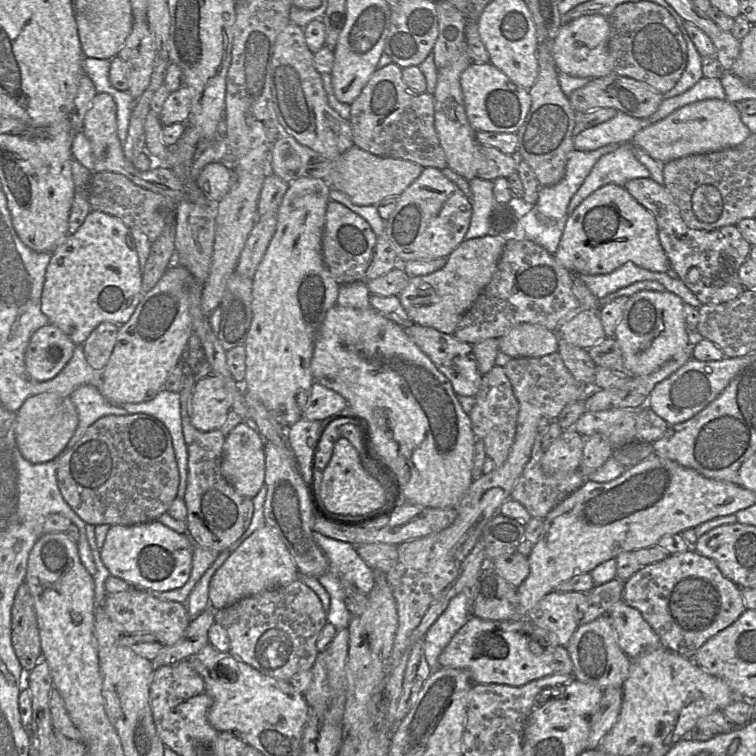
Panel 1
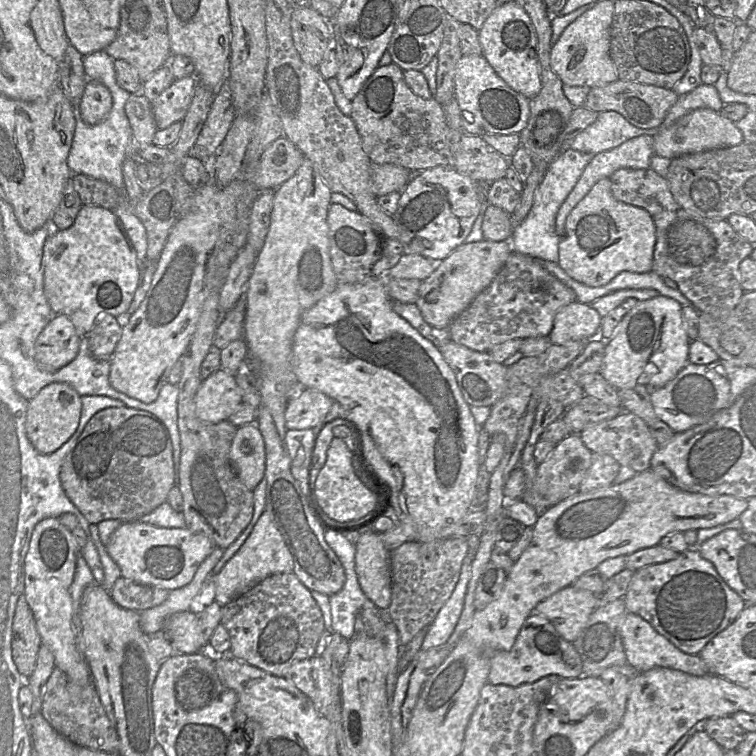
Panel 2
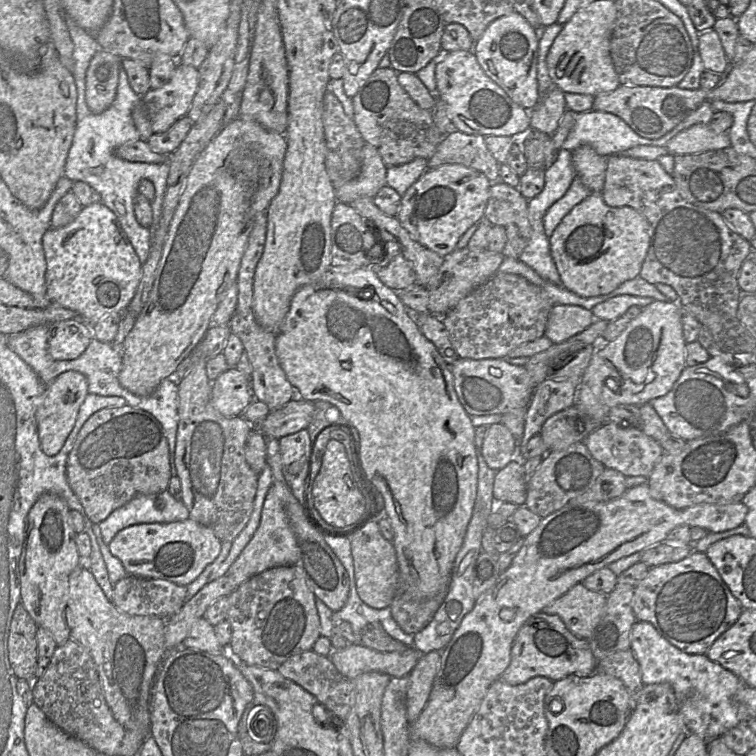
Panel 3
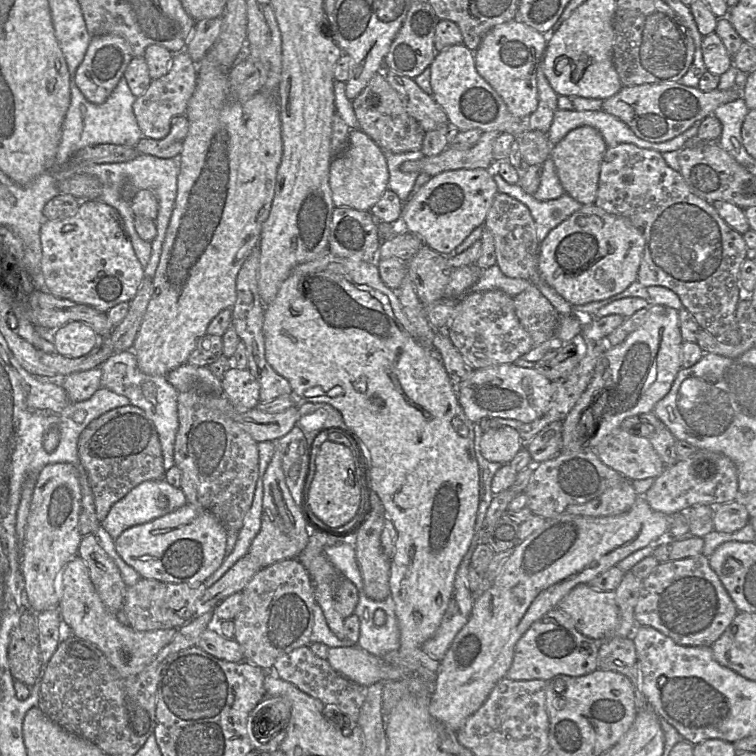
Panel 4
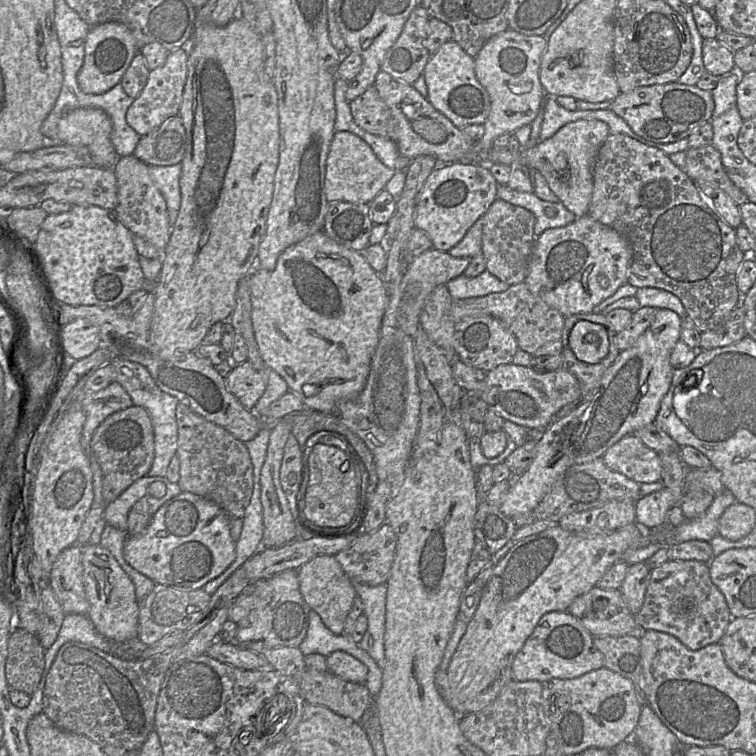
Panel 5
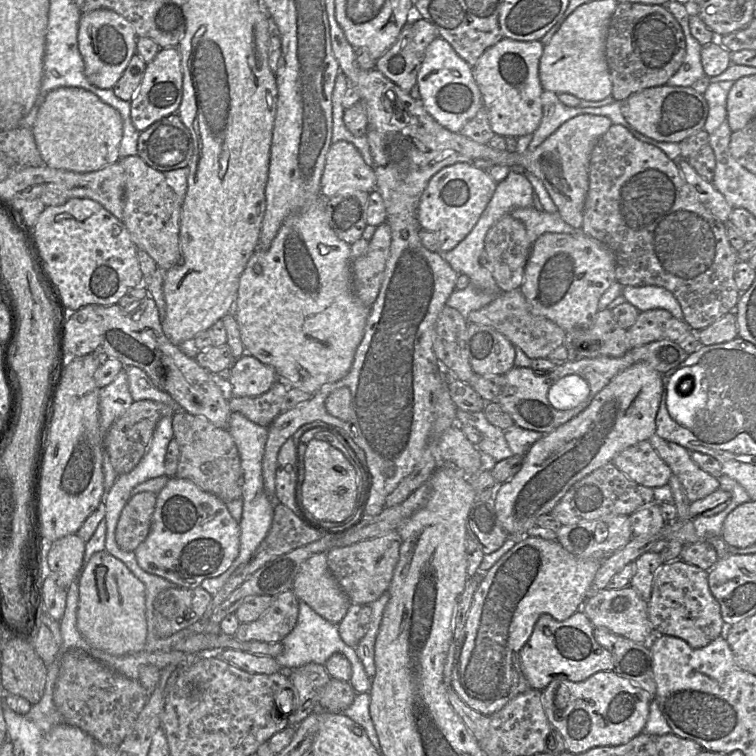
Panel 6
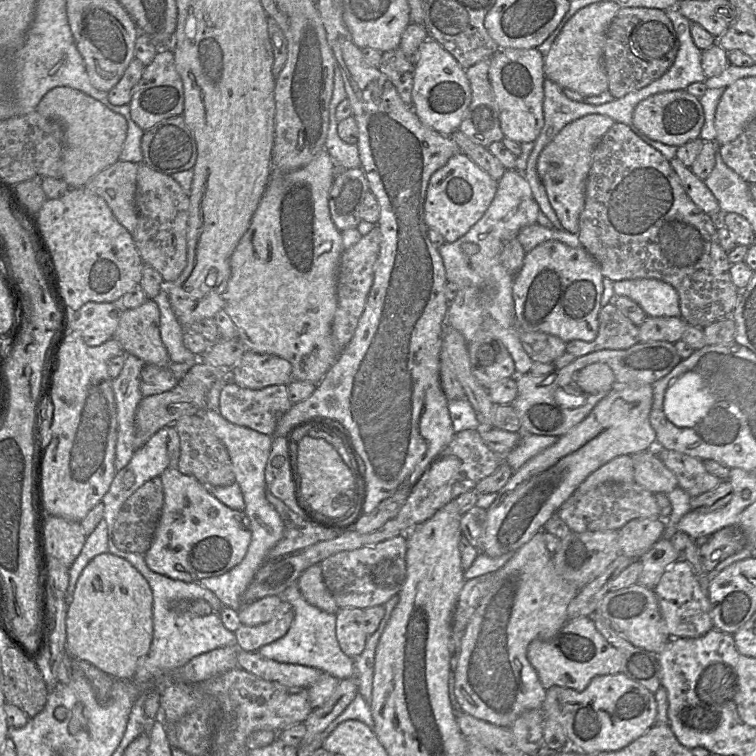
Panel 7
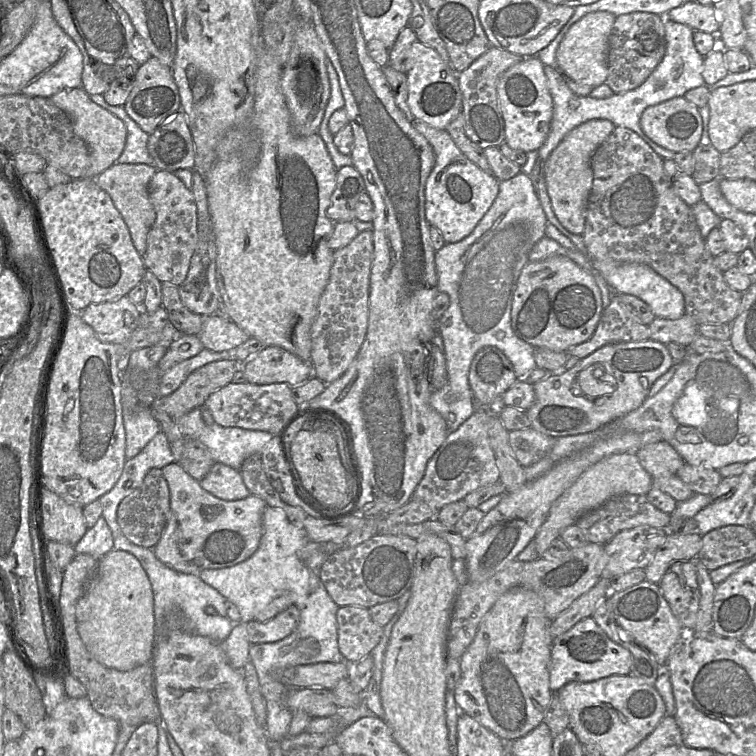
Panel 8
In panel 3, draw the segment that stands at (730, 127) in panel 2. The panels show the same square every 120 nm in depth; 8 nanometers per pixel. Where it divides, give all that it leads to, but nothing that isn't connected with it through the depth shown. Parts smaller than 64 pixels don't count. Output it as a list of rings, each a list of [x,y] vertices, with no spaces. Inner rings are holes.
[[[695,124],[673,137],[665,146],[673,156],[731,147],[727,132],[718,133],[708,124]]]

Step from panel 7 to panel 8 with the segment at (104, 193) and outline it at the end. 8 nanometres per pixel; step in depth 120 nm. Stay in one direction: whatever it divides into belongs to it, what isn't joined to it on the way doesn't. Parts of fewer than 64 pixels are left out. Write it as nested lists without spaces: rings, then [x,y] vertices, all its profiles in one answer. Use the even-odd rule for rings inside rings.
[[[114,163],[100,173],[95,182],[108,193],[128,227],[132,243],[142,257],[146,250],[146,237],[155,221],[155,210],[150,202],[147,187],[156,172],[153,165]]]

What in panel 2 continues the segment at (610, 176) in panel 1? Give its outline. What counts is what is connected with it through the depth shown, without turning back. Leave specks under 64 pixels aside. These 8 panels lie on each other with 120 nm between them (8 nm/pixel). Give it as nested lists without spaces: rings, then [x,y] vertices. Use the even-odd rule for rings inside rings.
[[[642,135],[632,138],[620,146],[593,156],[585,167],[577,184],[565,199],[556,216],[556,233],[561,238],[565,232],[565,223],[572,209],[588,194],[592,187],[601,179],[609,178],[616,170],[621,168],[648,169],[651,165],[653,152],[653,137]]]

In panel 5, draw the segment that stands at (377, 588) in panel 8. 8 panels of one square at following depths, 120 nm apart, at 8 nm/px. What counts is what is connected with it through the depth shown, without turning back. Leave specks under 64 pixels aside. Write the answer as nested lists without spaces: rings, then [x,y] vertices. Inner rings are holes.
[[[385,521],[370,533],[357,533],[349,547],[335,555],[352,581],[368,586],[385,584],[394,561],[397,536]]]

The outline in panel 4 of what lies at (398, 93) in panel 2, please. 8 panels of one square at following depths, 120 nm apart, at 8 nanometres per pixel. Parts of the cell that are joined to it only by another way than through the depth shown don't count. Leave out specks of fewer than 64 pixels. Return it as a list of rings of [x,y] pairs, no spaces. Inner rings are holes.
[[[381,72],[376,73],[352,100],[359,129],[366,133],[383,151],[404,153],[420,151],[425,131],[407,111],[404,99],[394,90]]]

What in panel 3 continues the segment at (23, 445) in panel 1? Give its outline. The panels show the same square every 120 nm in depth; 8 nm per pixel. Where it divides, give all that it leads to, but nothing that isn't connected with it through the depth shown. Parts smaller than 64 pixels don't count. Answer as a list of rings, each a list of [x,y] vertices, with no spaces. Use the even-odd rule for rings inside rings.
[[[75,370],[61,373],[47,386],[46,393],[35,414],[40,446],[47,456],[56,455],[64,445],[73,429],[78,410],[88,393],[86,377]]]

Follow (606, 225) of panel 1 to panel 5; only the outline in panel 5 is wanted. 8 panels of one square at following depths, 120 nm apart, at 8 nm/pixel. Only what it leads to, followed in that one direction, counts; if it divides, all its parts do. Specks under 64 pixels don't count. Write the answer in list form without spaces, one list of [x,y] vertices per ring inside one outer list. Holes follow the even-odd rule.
[[[585,215],[567,226],[547,229],[536,238],[524,282],[533,295],[558,310],[564,317],[592,313],[598,304],[628,283],[632,261],[633,250],[624,236]]]

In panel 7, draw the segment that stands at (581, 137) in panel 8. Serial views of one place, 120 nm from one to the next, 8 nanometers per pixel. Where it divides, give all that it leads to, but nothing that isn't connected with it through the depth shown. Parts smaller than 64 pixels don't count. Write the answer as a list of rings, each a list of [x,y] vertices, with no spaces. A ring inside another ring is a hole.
[[[588,114],[566,125],[542,150],[537,161],[537,172],[545,188],[551,207],[569,233],[579,232],[580,214],[584,208],[585,190],[593,150],[615,121],[602,114]]]

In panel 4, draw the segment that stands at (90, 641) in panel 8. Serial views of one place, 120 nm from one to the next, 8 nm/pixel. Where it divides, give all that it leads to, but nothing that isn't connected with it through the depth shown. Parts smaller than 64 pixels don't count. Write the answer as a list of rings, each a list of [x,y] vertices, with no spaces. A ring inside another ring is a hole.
[[[89,534],[82,537],[78,556],[87,565],[90,579],[103,604],[111,612],[120,614],[127,586],[117,565],[101,547],[96,536]]]

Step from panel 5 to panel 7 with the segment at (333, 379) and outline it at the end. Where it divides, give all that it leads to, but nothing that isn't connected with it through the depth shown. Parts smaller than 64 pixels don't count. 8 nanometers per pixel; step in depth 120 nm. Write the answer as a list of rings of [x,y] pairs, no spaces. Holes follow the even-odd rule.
[[[326,149],[322,150],[310,163],[285,173],[271,173],[264,194],[254,212],[249,228],[241,237],[230,257],[231,275],[224,294],[224,310],[231,317],[238,332],[238,339],[248,352],[271,354],[281,357],[292,366],[292,377],[296,381],[307,381],[318,385],[334,365],[337,358],[331,336],[331,325],[337,308],[337,282],[340,257],[344,250],[341,232],[332,221],[329,211],[329,194],[336,178],[336,164]]]

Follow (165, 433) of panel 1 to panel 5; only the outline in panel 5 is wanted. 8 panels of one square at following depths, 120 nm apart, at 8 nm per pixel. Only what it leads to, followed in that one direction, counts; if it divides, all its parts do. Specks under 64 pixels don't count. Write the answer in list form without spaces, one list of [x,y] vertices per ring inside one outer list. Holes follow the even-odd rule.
[[[131,405],[108,416],[92,436],[91,453],[102,470],[104,501],[110,503],[134,481],[147,475],[151,468],[154,459],[154,432],[148,411],[144,407]]]

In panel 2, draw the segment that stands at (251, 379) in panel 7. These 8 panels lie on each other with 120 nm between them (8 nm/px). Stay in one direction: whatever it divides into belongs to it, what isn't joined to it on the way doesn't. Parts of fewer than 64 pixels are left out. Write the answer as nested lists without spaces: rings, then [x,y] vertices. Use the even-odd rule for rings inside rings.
[[[221,368],[201,382],[195,395],[195,412],[202,422],[216,424],[228,420],[242,403],[235,375]]]

